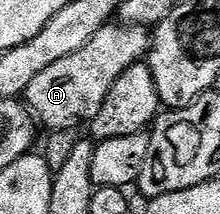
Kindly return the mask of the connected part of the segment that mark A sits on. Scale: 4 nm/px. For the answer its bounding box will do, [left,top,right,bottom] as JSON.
[24,25,151,131]

